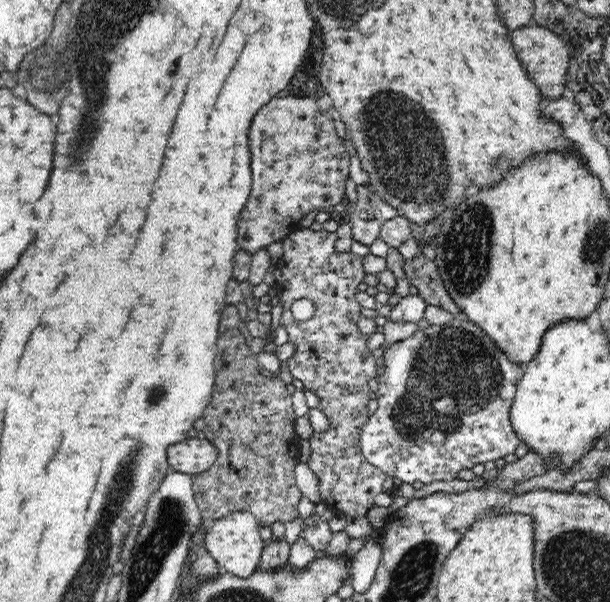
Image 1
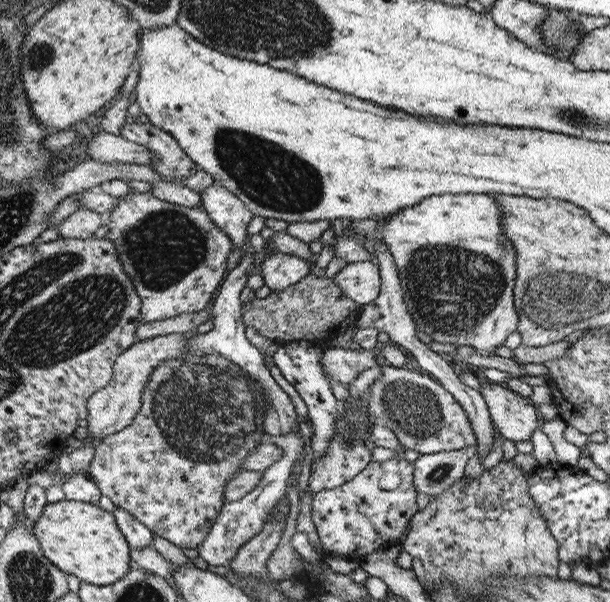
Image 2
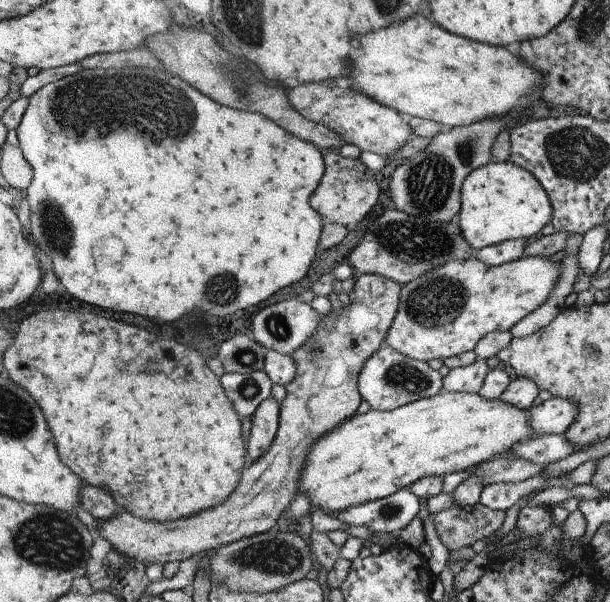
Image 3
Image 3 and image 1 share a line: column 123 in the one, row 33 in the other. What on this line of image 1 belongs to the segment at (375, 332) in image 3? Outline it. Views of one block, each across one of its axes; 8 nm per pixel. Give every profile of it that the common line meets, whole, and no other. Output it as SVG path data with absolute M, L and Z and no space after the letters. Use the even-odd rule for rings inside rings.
M522 26L510 32L513 49L520 64L525 68L528 78L540 89L542 100L561 98L569 84L569 52L566 43L550 29L539 26Z

